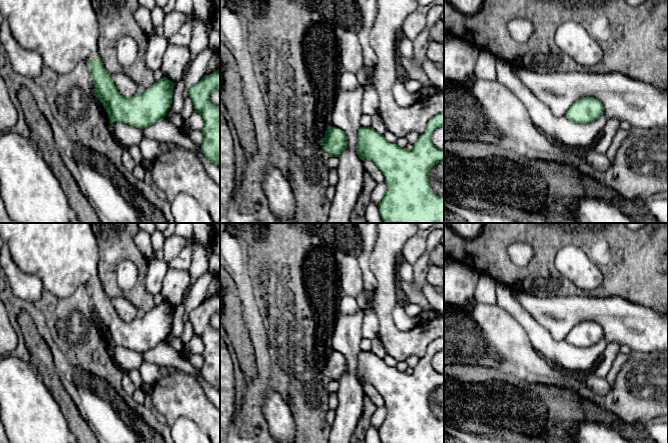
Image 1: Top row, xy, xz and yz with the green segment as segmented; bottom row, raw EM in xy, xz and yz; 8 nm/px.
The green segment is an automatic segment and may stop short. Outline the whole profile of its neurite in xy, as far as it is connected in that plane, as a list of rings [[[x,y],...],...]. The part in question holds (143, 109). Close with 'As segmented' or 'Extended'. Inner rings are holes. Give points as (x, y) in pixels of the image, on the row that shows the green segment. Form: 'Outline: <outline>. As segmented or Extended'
Outline: [[[0,0],[0,12],[8,22],[15,40],[27,50],[39,53],[43,59],[45,70],[51,74],[66,74],[72,71],[80,62],[87,62],[98,99],[102,102],[108,114],[109,122],[122,122],[139,129],[144,129],[165,117],[172,104],[173,90],[176,83],[165,76],[131,98],[123,97],[117,90],[111,75],[106,71],[98,50],[99,21],[91,4],[91,0]]]. Extended

